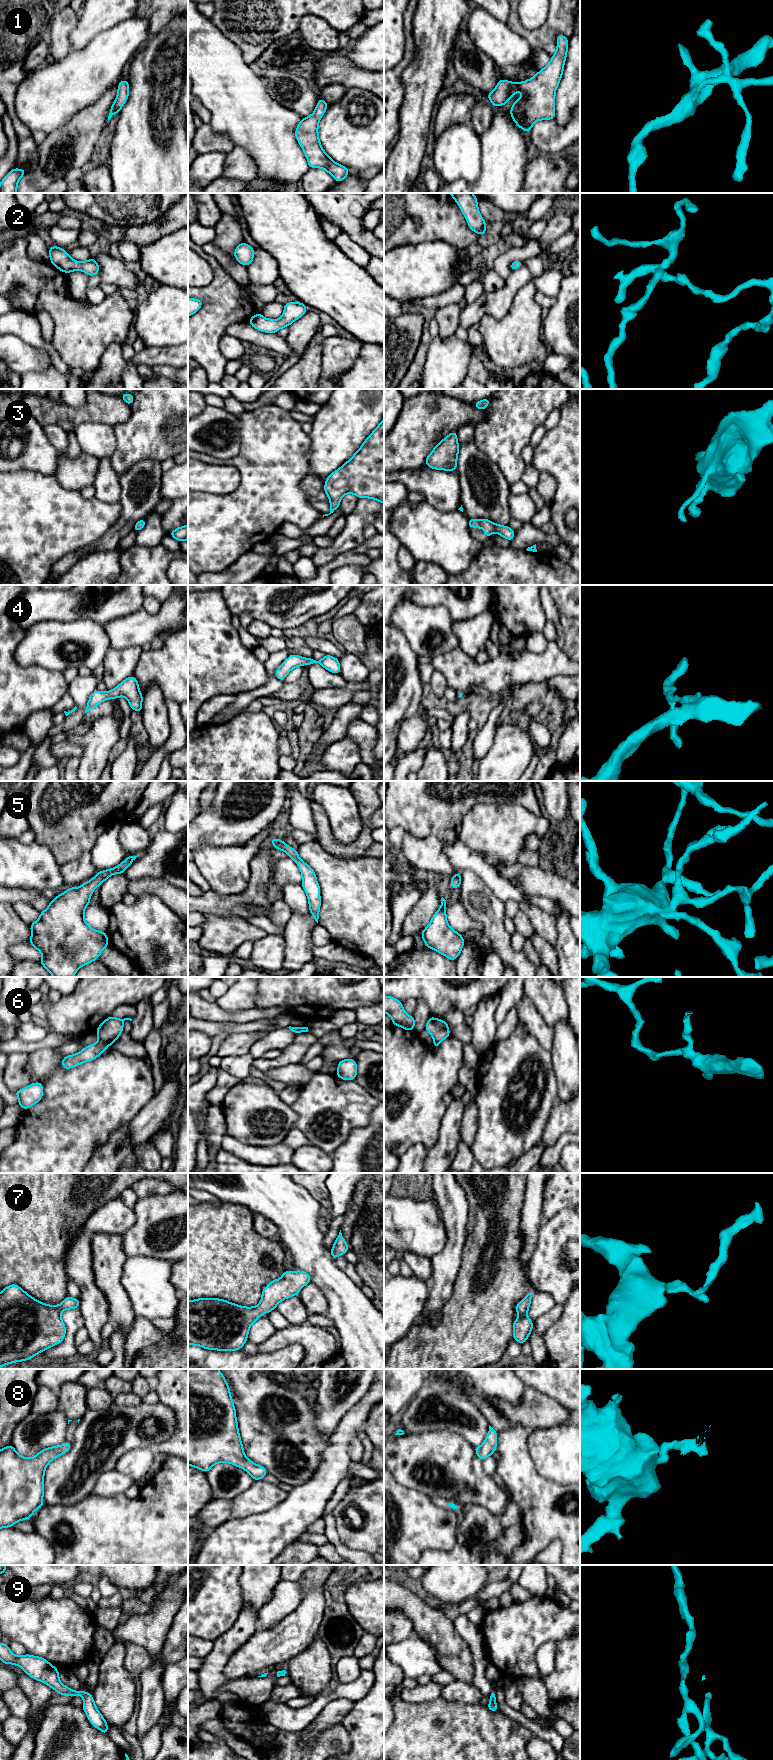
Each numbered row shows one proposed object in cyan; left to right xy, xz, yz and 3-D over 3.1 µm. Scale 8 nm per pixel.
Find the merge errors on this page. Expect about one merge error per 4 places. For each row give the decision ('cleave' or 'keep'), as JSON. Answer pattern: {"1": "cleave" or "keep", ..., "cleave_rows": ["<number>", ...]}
{"1": "keep", "2": "keep", "3": "keep", "4": "keep", "5": "keep", "6": "cleave", "7": "keep", "8": "keep", "9": "keep", "cleave_rows": ["6"]}

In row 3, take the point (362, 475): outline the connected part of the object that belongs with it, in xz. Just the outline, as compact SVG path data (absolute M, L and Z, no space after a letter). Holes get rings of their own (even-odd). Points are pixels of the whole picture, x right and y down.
M384 419L380 422L377 428L366 438L366 440L363 442L362 446L358 449L358 451L343 466L341 466L335 472L331 473L325 479L326 479L326 484L324 485L324 491L330 499L330 513L323 515L323 517L330 515L337 508L339 508L341 498L345 494L348 494L348 493L352 493L356 495L359 499L360 498L372 498L384 504Z

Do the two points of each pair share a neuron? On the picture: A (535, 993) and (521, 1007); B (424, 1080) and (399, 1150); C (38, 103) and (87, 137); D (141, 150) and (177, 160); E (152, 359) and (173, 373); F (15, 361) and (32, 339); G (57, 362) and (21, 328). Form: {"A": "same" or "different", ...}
{"A": "different", "B": "same", "C": "different", "D": "same", "E": "different", "F": "different", "G": "same"}

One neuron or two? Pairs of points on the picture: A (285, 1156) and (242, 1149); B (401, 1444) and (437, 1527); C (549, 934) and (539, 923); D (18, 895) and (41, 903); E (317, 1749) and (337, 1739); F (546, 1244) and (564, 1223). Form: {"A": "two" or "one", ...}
{"A": "one", "B": "two", "C": "one", "D": "one", "E": "one", "F": "one"}

